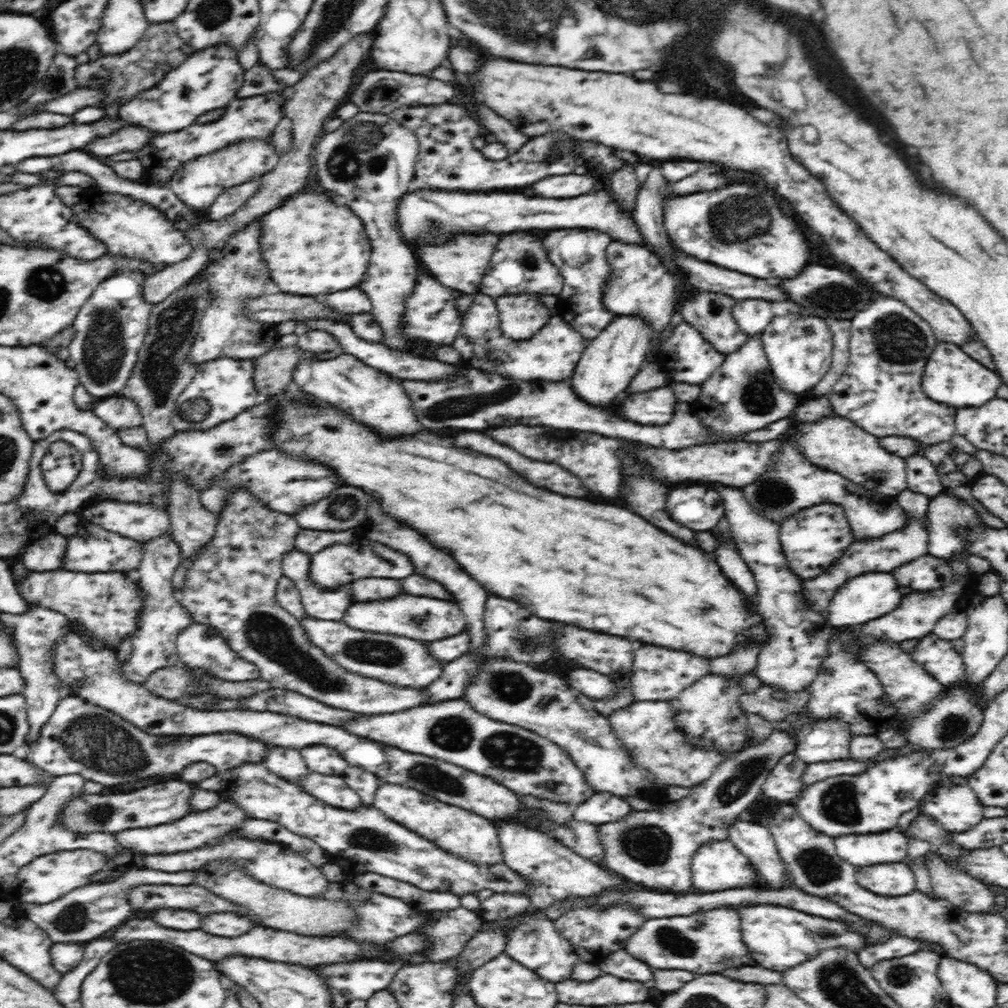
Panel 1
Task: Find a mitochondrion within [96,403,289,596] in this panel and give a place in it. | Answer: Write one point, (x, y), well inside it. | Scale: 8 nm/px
(226, 449)

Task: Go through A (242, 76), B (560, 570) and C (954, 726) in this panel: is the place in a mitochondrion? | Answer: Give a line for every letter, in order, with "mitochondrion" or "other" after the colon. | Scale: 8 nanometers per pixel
A: other
B: other
C: mitochondrion

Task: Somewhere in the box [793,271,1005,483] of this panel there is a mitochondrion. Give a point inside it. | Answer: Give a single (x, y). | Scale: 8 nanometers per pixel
(895, 338)

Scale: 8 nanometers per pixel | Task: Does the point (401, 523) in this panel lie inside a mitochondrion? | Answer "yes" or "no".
no

